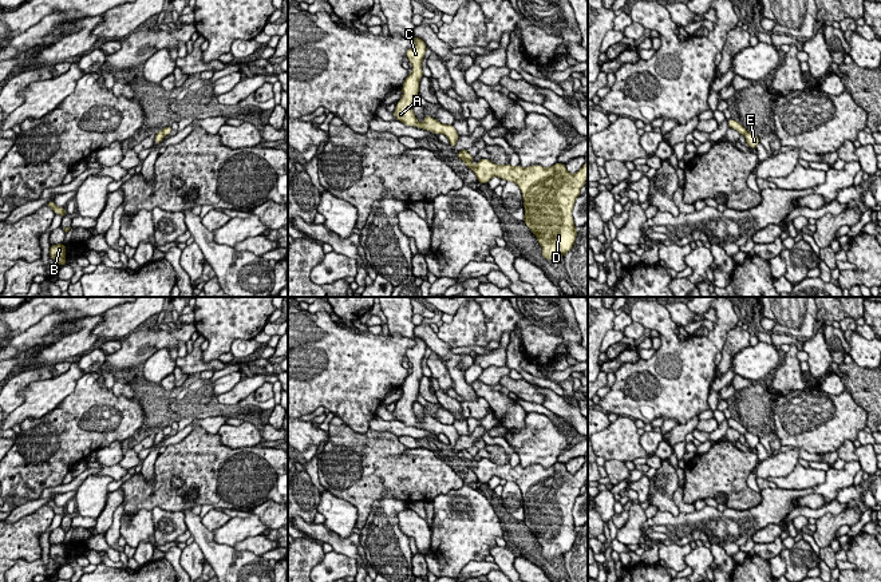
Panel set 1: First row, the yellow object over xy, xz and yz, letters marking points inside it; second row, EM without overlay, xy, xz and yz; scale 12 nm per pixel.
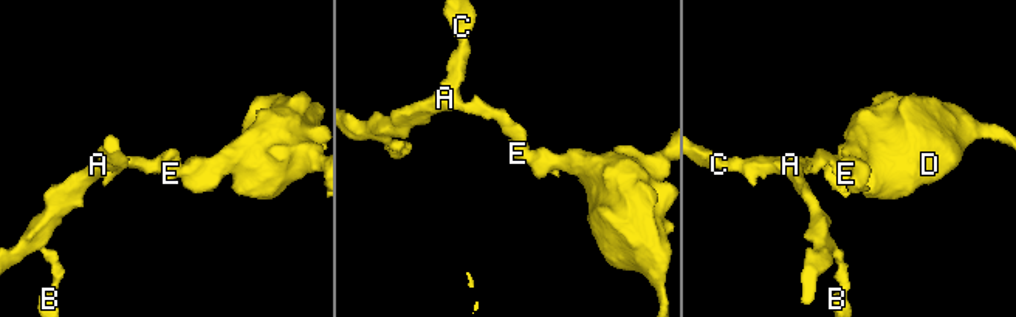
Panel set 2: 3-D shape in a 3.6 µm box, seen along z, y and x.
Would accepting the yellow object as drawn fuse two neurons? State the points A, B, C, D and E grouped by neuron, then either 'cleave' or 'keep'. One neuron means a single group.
A B C / D E | cleave

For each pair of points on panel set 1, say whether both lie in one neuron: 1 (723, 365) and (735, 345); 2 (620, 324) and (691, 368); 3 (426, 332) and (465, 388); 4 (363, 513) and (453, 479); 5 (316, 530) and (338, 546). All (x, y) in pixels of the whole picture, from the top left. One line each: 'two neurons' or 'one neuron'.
1: one neuron
2: two neurons
3: one neuron
4: one neuron
5: one neuron

